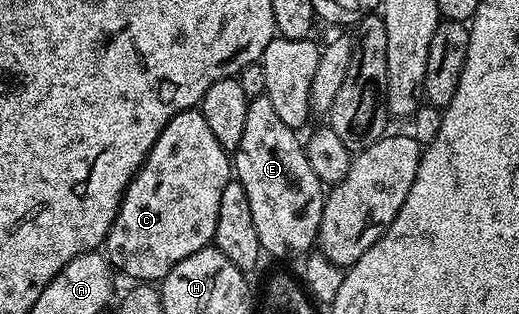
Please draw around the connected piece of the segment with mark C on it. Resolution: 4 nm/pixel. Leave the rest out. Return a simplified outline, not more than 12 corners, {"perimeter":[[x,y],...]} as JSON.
{"perimeter":[[201,109],[168,120],[104,254],[154,284],[211,245],[231,155]]}

